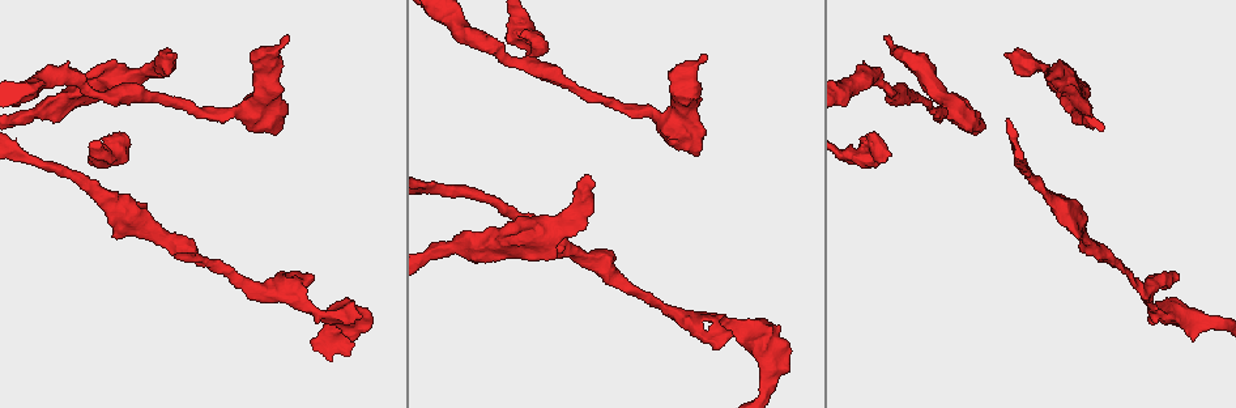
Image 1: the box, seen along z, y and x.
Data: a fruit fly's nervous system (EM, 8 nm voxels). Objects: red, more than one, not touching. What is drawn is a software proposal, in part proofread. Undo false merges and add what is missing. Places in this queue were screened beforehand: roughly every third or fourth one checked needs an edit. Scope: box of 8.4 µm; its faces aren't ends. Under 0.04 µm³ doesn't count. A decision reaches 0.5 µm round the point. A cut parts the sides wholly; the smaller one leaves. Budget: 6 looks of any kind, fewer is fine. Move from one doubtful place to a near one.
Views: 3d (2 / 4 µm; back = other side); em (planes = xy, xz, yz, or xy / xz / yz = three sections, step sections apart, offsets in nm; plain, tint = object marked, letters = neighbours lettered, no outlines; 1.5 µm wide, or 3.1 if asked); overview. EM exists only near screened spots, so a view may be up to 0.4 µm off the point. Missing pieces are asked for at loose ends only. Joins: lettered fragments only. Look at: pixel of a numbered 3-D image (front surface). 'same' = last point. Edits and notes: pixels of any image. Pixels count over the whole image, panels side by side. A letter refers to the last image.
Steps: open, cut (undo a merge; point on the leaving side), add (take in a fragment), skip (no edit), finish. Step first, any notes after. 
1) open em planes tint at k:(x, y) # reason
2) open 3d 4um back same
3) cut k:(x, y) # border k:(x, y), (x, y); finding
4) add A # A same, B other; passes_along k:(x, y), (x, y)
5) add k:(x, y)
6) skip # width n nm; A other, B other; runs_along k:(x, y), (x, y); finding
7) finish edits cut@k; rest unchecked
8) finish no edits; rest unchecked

open 3d 2um at 1:(557, 258) # free end

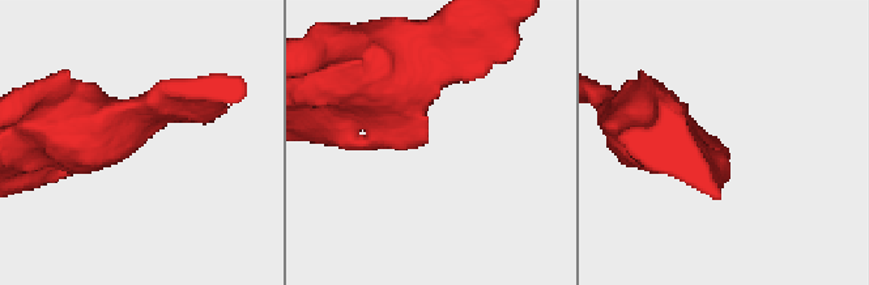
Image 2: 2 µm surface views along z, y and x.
open em yz step 4 letters at 2:(722, 148) # now the EM

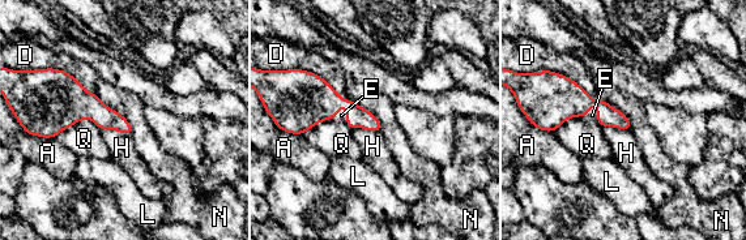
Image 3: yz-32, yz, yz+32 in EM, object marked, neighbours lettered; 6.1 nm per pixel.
add E # A other, D other, E same, H other, L other, N other, Q other; passes_along 3:(307, 99), (346, 108), (341, 115); the cell continues

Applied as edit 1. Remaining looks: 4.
open em planes letters at 1:(1008, 54) # free end

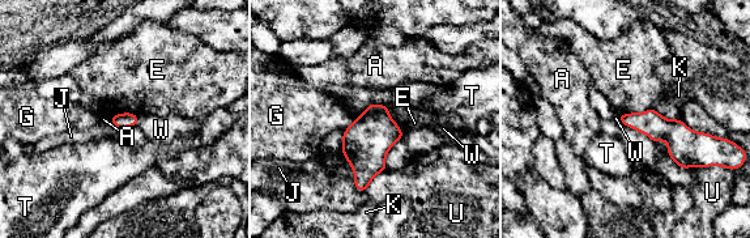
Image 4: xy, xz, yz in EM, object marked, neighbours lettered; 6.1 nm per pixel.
skip # A other, E other, G other, J other, K other, T other, U other, W other; border 4:(651, 106), (643, 111), (617, 115); no lettered fragment goes on from it

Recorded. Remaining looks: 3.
open em xy step 8 letters at 1:(584, 254) # sudden change in width

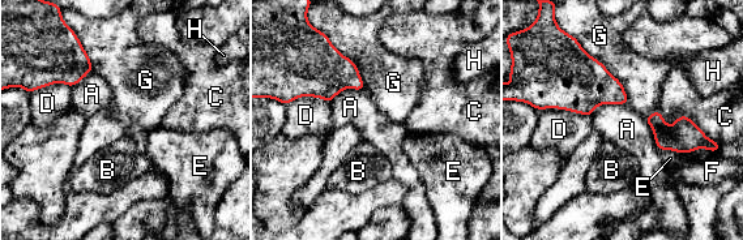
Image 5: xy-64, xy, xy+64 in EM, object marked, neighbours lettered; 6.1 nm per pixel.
skip # width 20 nm; A other, B other, C other, D other, E other, F other, G other, H other; border 5:(568, 33), (622, 84), (628, 104); continuous, no second cell

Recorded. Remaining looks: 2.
finish edits add@3; rest unchecked

